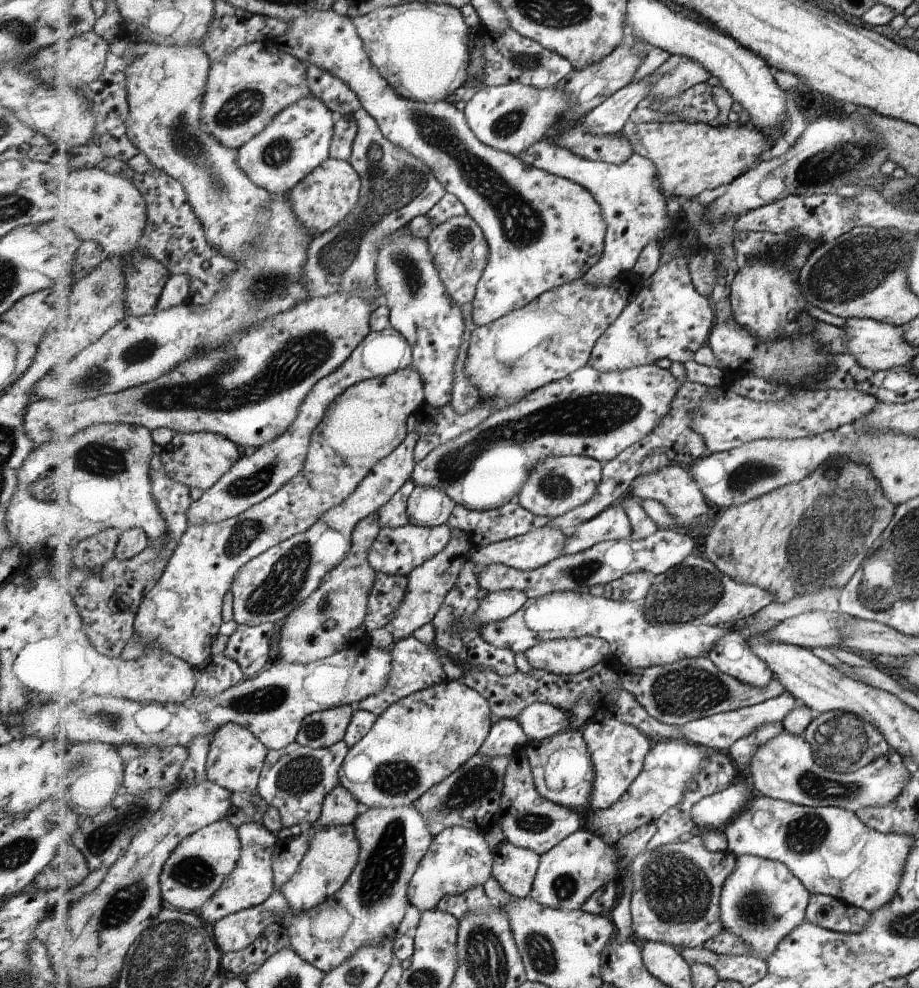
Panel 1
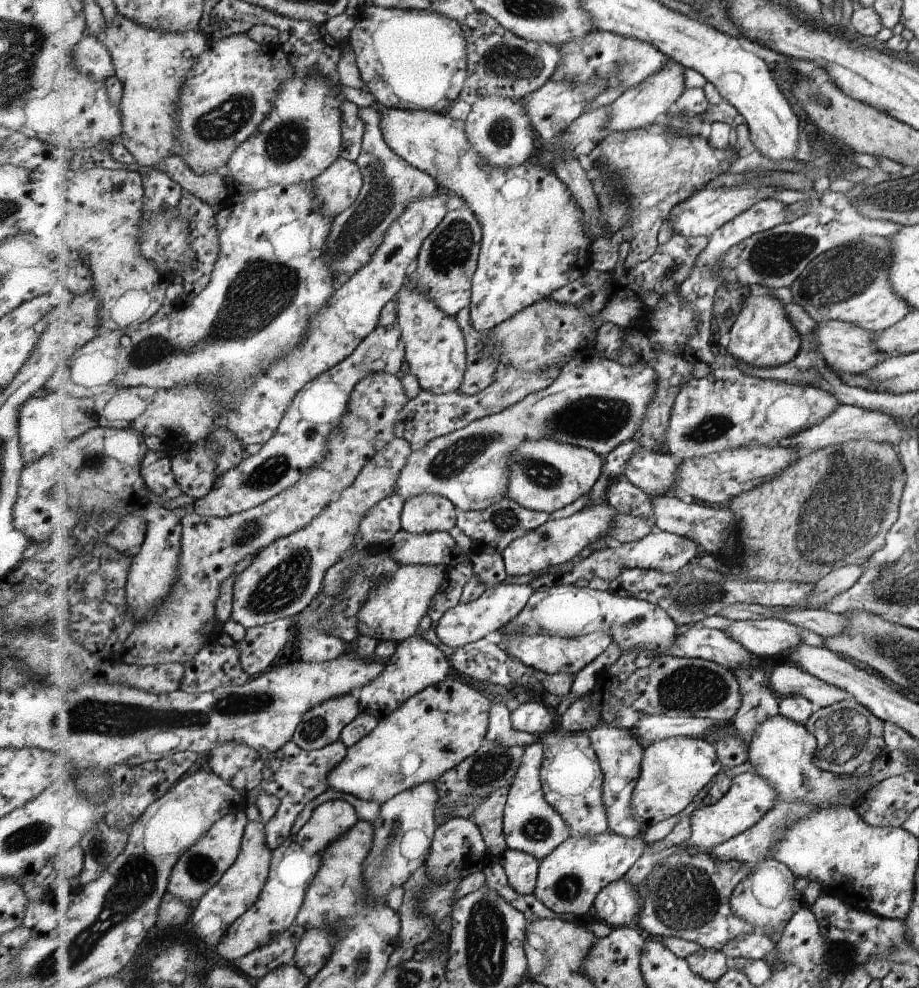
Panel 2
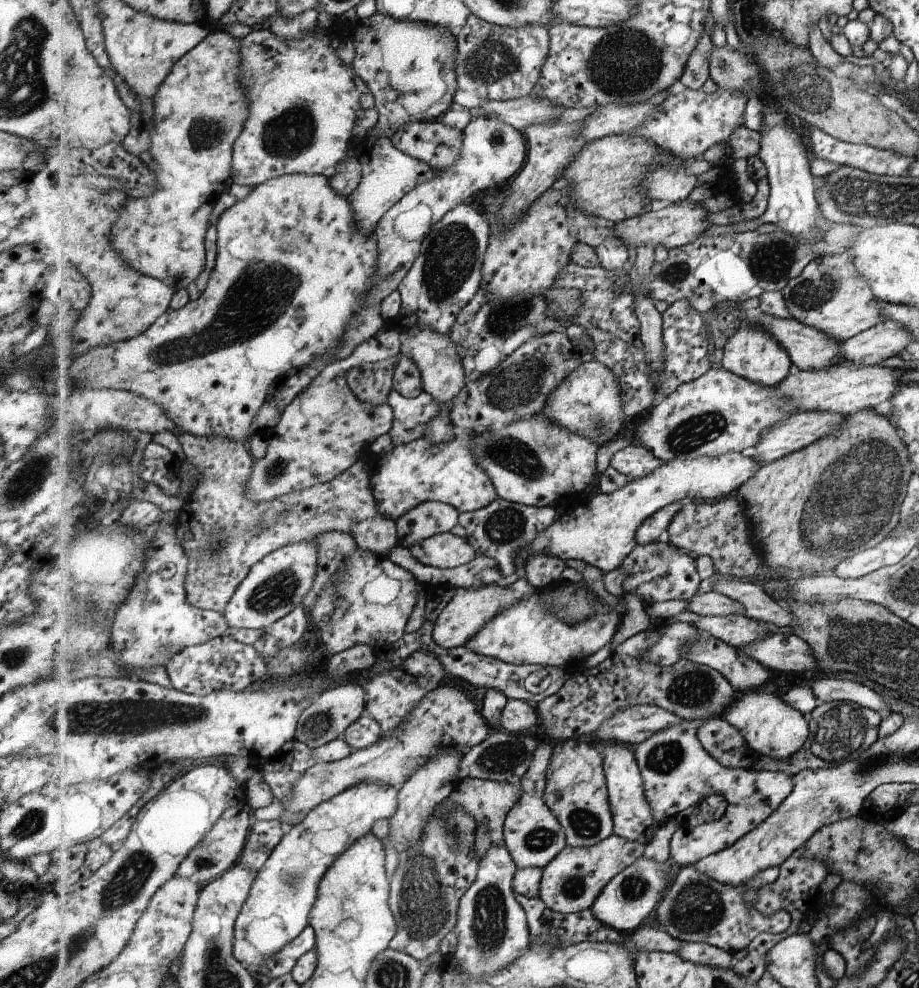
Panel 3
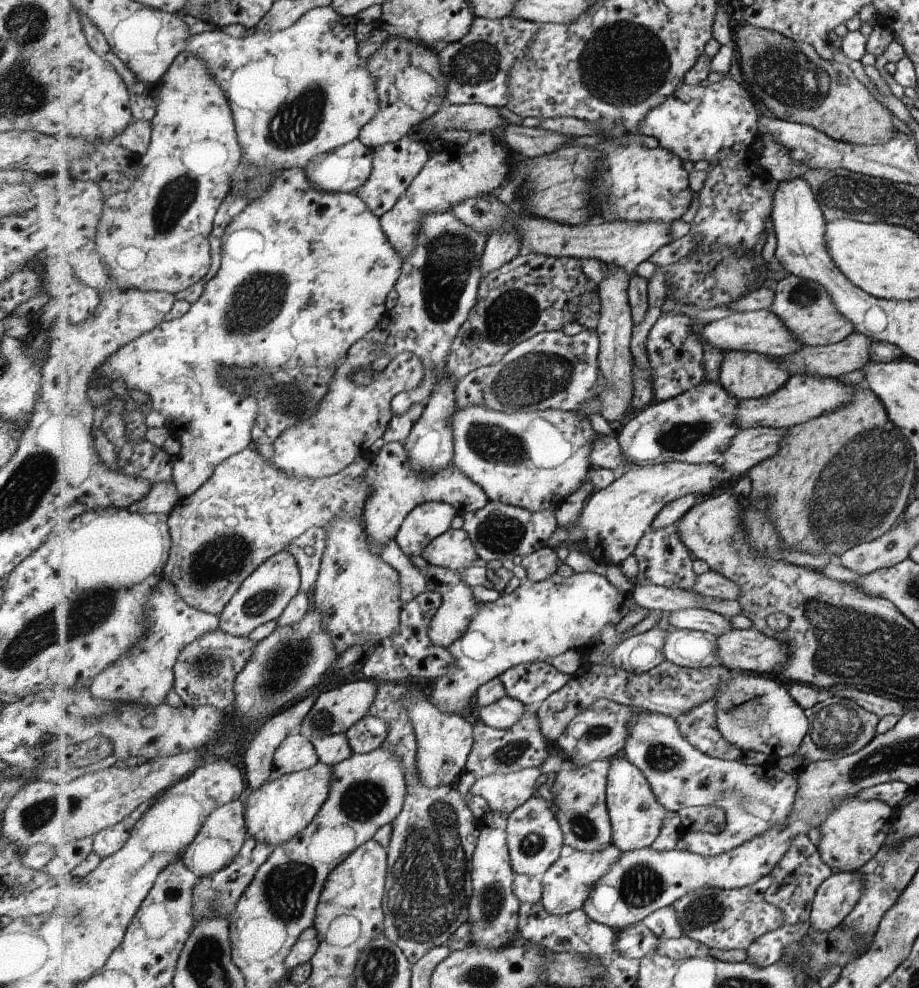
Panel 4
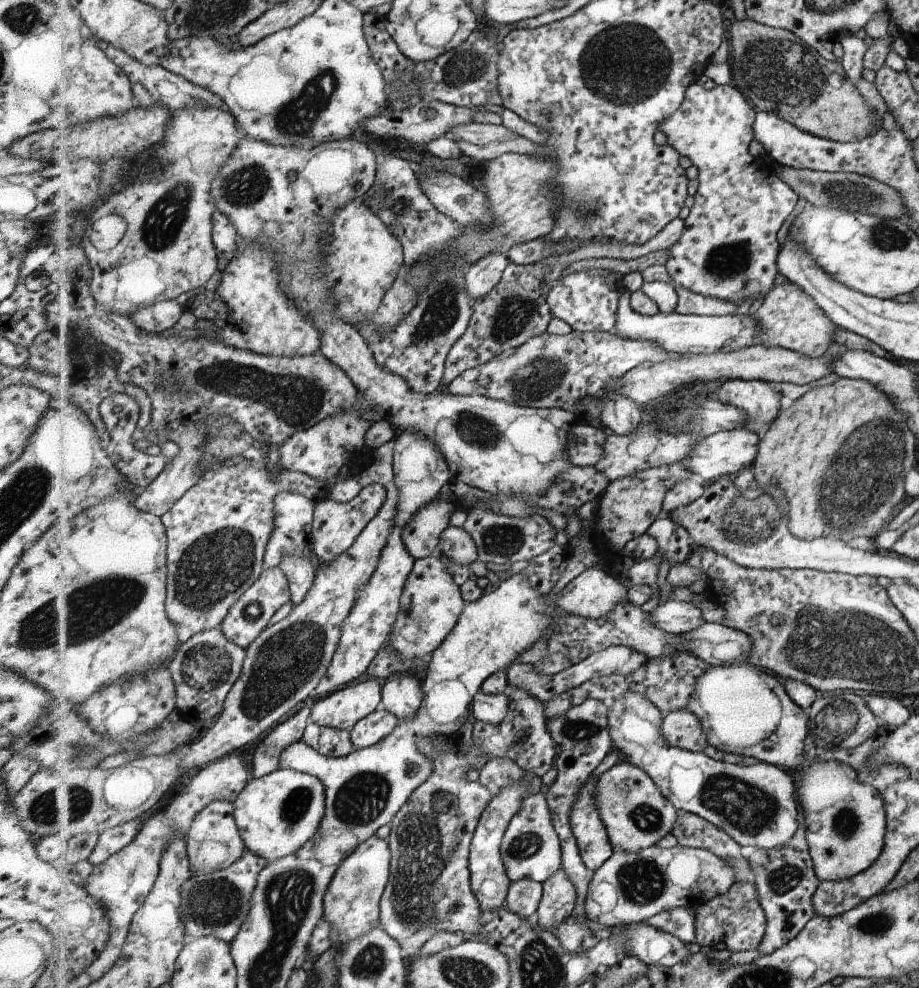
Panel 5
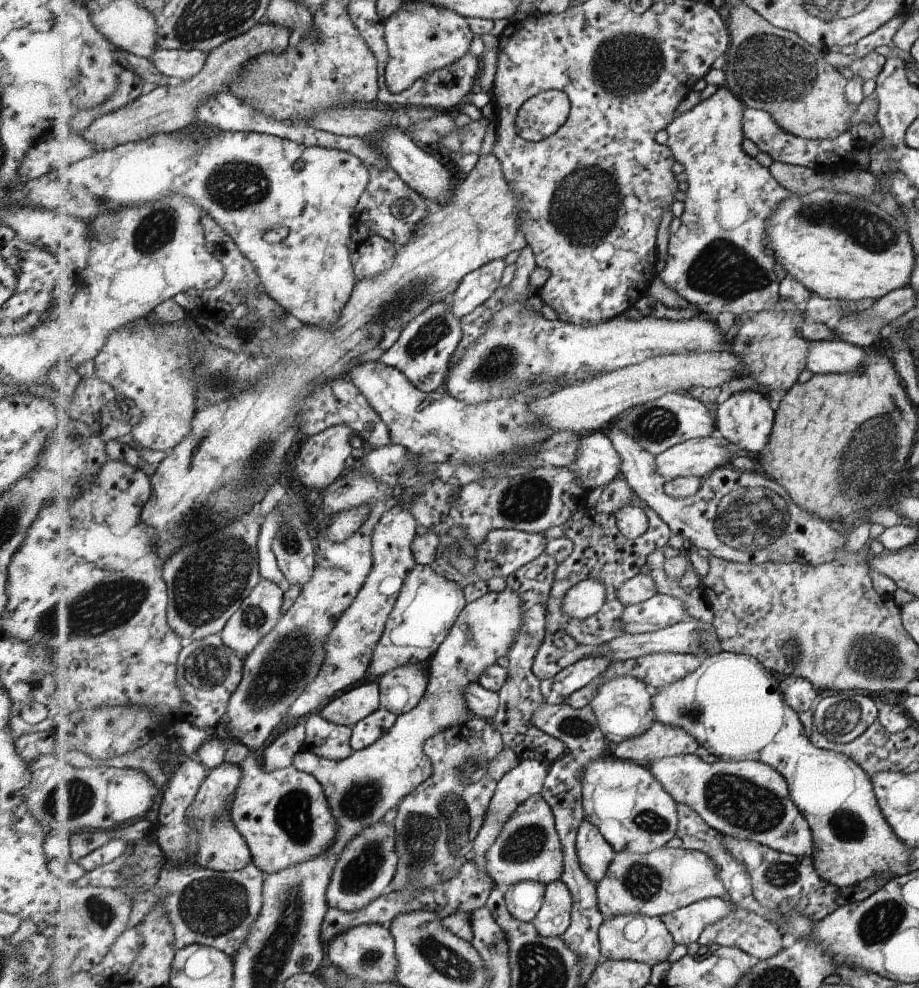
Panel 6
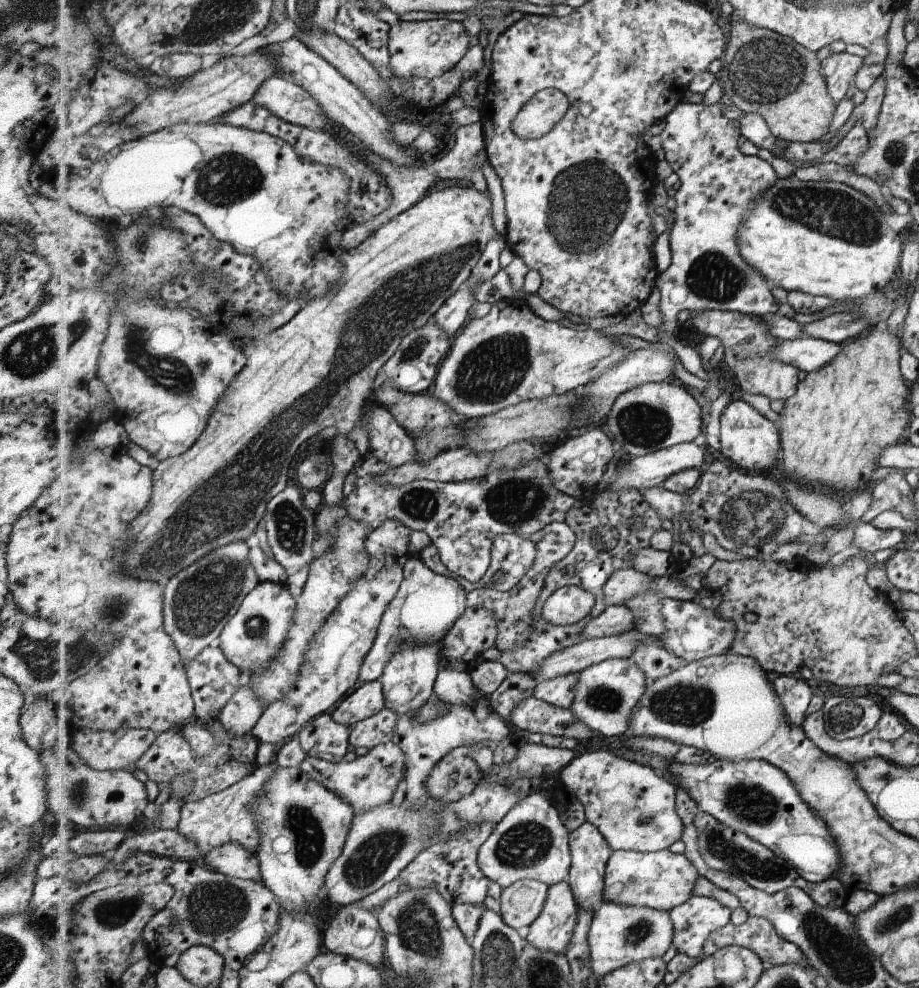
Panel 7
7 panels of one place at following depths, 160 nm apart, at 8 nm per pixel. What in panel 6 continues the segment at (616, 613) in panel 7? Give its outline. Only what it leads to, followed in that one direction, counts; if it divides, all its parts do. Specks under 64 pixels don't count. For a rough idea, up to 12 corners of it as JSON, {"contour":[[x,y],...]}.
{"contour":[[657,593],[626,606],[627,633],[650,633],[690,619],[687,606]]}

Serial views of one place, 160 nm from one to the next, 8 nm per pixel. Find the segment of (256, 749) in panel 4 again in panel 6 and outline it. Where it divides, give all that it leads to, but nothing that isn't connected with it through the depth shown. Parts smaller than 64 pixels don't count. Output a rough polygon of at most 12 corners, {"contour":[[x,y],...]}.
{"contour":[[306,722],[285,729],[263,751],[263,769],[294,764],[303,750]]}

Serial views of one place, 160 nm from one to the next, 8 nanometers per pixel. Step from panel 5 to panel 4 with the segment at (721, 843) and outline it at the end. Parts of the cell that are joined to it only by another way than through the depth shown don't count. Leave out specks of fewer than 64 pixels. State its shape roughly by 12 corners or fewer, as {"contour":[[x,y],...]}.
{"contour":[[719,806],[686,807],[680,838],[691,830],[721,834],[727,829]]}

